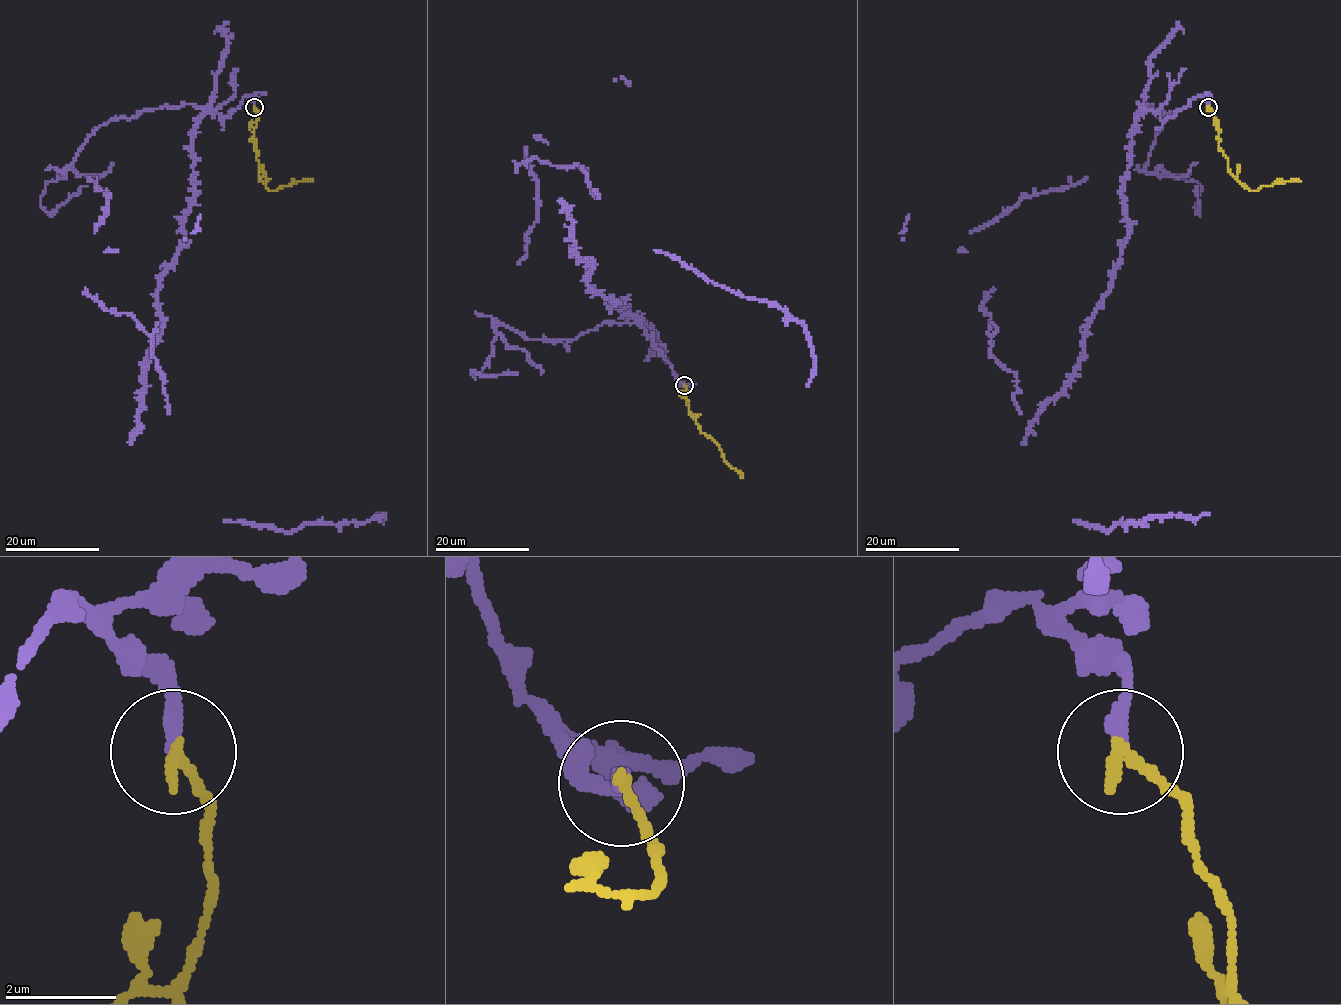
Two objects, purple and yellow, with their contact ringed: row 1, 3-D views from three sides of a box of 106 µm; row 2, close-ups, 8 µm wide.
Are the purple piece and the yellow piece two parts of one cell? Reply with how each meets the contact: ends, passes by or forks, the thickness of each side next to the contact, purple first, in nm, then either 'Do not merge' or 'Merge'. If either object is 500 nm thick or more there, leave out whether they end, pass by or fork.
At the ring purple ends. At the ring yellow ends. Thickness 260 nm (purple) against 240 nm. Do not merge

